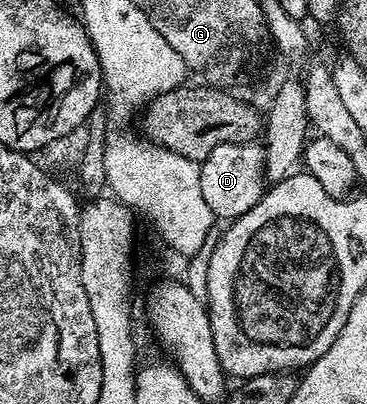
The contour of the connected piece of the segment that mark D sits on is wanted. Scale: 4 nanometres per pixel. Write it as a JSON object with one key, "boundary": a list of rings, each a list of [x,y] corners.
{"boundary":[[[257,141],[220,144],[204,159],[199,168],[201,195],[212,208],[215,219],[233,220],[252,208],[264,193],[266,151]]]}

